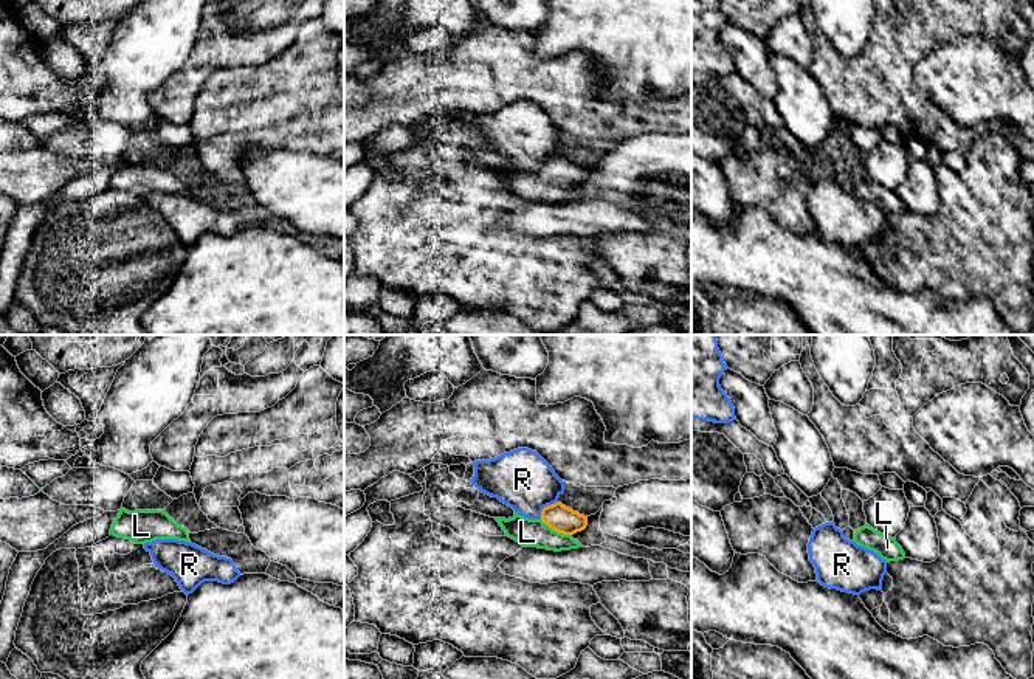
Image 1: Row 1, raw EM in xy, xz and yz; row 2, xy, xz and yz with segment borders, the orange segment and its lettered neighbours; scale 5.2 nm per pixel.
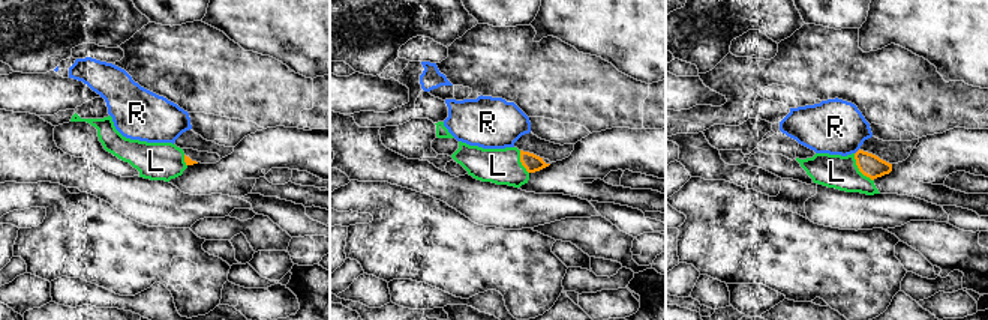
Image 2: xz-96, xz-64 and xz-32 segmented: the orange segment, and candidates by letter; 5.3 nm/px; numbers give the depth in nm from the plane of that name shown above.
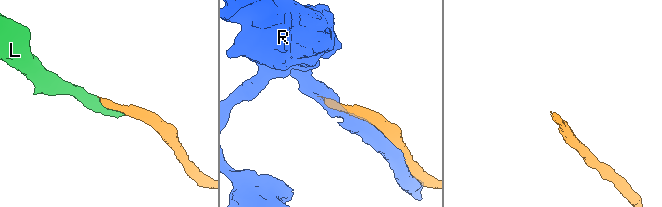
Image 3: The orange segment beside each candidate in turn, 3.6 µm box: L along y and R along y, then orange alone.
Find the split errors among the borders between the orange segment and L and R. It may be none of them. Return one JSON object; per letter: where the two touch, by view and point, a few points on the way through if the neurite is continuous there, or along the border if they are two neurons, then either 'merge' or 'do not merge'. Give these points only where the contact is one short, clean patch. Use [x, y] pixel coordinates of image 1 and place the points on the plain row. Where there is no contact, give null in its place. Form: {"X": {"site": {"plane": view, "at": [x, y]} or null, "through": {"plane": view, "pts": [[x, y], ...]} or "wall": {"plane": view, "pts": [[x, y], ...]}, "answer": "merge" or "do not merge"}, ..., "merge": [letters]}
{"L": {"site": {"plane": "xz", "at": [555, 183]}, "answer": "merge"}, "R": {"site": {"plane": "xz", "at": [544, 160]}, "answer": "do not merge"}, "merge": ["L"]}

